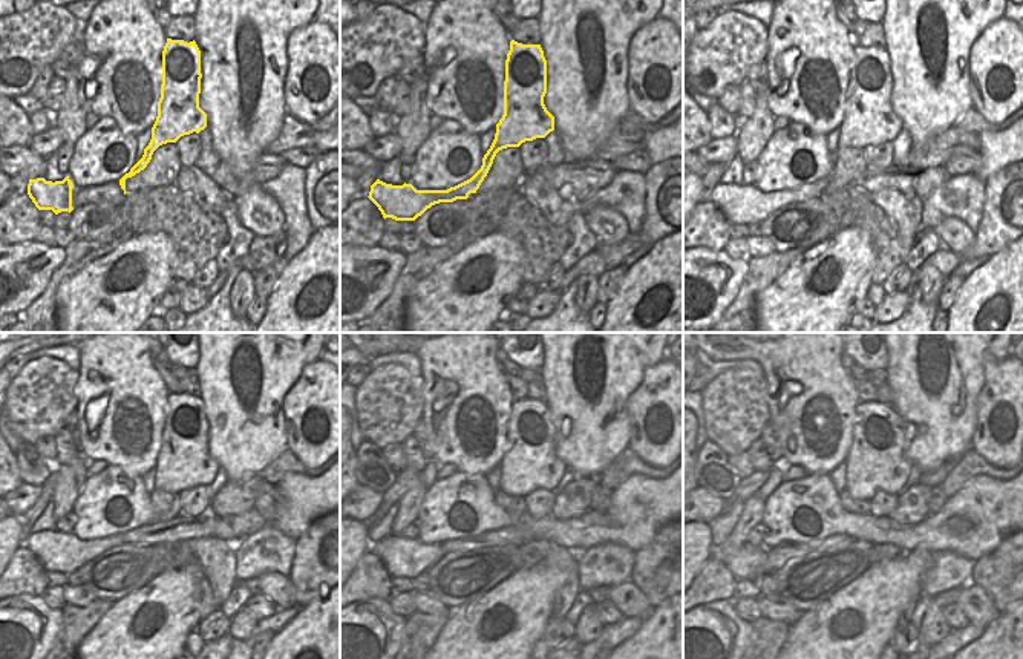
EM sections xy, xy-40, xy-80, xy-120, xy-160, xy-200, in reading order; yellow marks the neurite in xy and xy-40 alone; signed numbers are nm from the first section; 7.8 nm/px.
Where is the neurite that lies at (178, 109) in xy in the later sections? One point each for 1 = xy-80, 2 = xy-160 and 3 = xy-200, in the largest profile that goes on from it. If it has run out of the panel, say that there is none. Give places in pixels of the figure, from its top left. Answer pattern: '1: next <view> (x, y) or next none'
1: next xy-80 (869, 120)
2: next xy-160 (530, 462)
3: next xy-200 (876, 462)

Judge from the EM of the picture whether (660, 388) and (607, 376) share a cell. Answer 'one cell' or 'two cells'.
two cells

